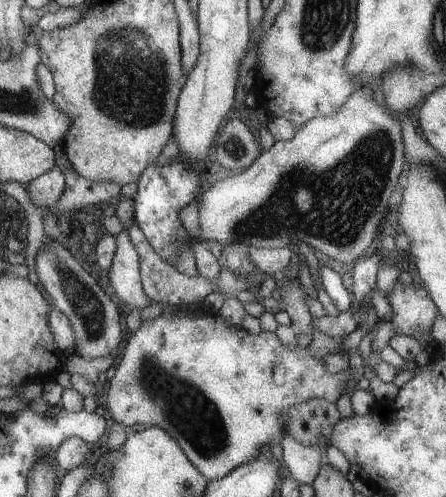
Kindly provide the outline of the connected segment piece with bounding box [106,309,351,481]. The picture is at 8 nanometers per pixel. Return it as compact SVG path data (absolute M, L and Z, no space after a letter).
M207 309L203 316L193 318L171 318L161 313L157 319L140 324L131 334L109 380L106 408L111 418L125 429L134 424L162 428L208 481L252 461L270 442L279 444L284 425L282 415L289 407L315 397L335 403L342 384L351 373L344 369L327 374L323 359L312 358L307 347L295 345L291 350L285 349L275 333L247 334L243 328L225 326L217 311Z

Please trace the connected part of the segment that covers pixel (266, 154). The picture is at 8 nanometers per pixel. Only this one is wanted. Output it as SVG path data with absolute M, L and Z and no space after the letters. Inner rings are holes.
M361 88L359 90L353 91L347 100L328 117L315 117L309 119L303 126L299 127L295 134L288 141L274 141L272 146L267 151L261 151L255 160L247 167L247 170L243 173L236 172L235 175L228 176L221 179L213 184L207 191L203 191L199 194L197 198L197 208L198 208L198 225L201 229L201 235L199 238L191 238L186 233L186 240L182 241L182 246L178 251L176 257L172 257L169 261L170 267L173 267L177 272L186 274L190 277L200 277L195 269L195 260L193 259L191 241L196 241L205 246L208 240L214 240L219 242L222 246L225 243L241 243L247 248L249 247L263 247L263 248L281 248L286 247L288 244L293 244L300 240L305 242L310 248L325 256L329 256L341 264L352 265L358 257L365 254L366 249L369 248L369 243L373 240L375 236L375 230L379 226L379 220L381 216L385 214L387 210L387 202L391 204L391 207L395 204L395 194L397 186L399 186L399 178L405 170L405 157L404 157L404 146L402 141L402 130L399 122L386 112L383 105L377 104L375 98L372 97L371 90L369 88ZM339 184L349 184L351 190L343 190Z

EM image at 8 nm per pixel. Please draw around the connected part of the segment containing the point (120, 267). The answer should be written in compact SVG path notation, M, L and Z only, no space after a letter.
M122 230L114 236L116 249L104 279L108 280L121 306L140 308L153 304L142 289L139 257L127 231Z

